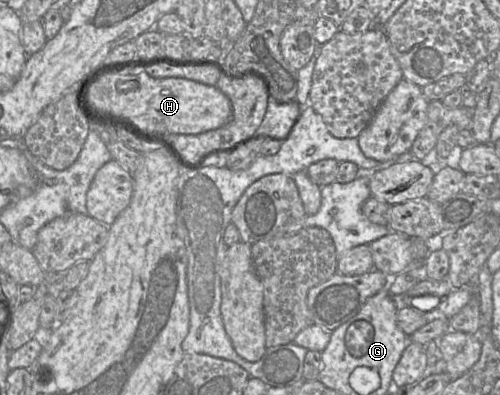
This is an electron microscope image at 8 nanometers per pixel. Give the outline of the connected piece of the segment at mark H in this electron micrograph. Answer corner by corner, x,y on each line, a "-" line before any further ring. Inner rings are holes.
112,72
94,82
88,101
97,110
131,120
146,132
200,134
218,129
232,117
229,98
216,86
184,78
152,78
145,72

